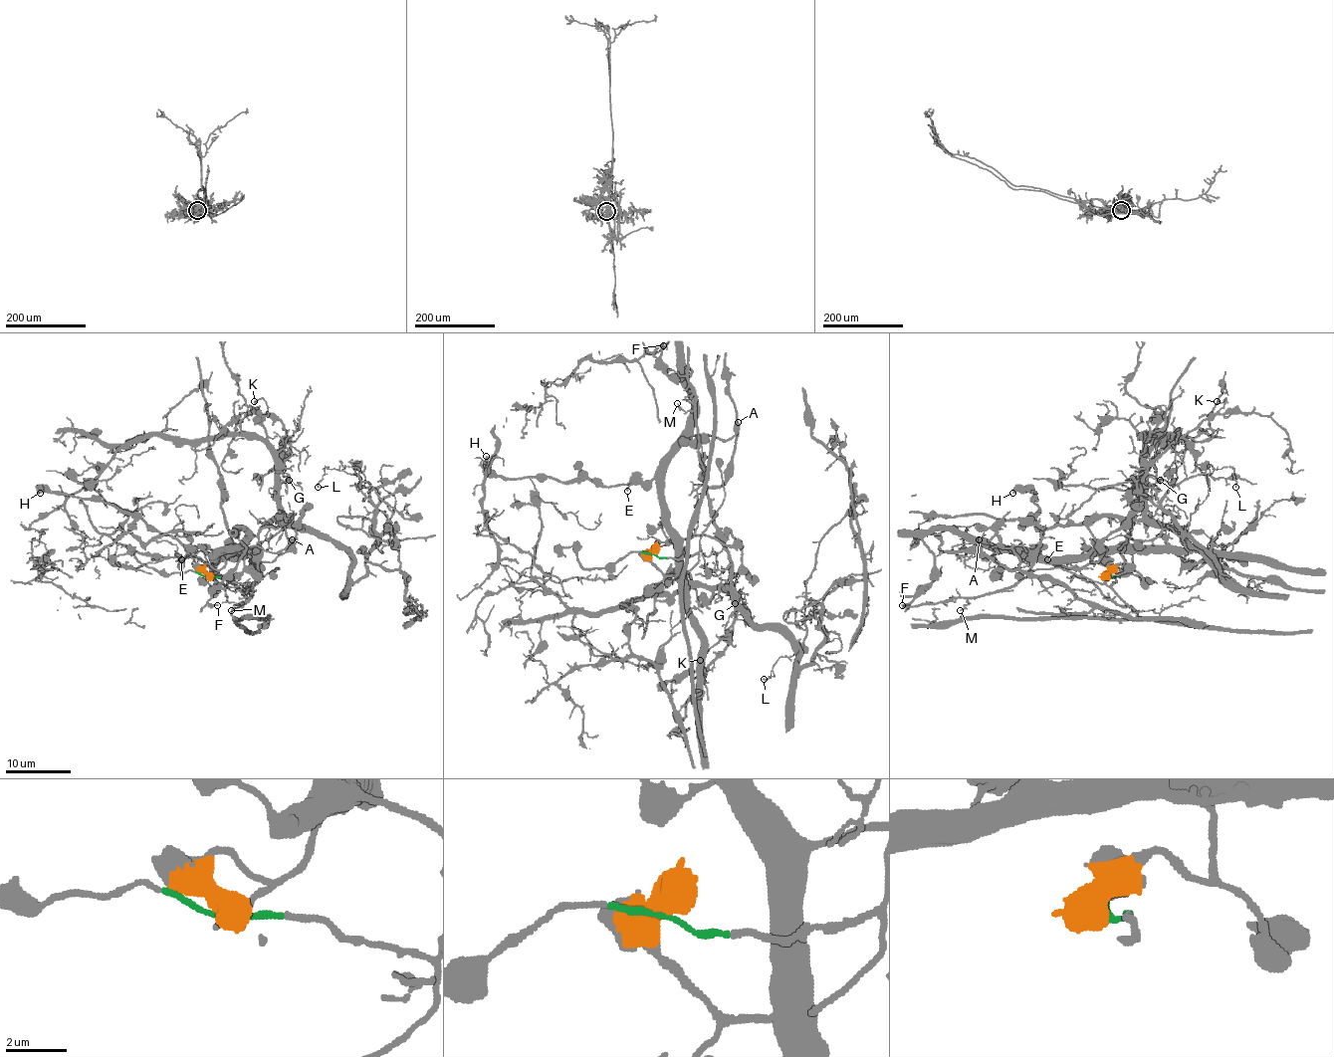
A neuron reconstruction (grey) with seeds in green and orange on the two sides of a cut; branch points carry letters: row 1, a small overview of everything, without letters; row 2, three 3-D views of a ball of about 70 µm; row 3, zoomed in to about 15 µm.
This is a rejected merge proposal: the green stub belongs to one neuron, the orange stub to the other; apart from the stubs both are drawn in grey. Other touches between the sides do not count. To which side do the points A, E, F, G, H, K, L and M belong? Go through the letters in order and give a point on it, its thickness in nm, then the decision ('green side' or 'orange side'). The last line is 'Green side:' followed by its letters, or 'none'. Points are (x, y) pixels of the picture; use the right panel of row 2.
A: (979, 539) | 500 nm | orange side
E: (1047, 559) | 160 nm | orange side
F: (902, 605) | 170 nm | orange side
G: (1160, 480) | 160 nm | green side
H: (1012, 493) | 440 nm | orange side
K: (1217, 401) | 130 nm | green side
L: (1235, 487) | 140 nm | green side
M: (960, 610) | 130 nm | green side
Green side: G, K, L, M

